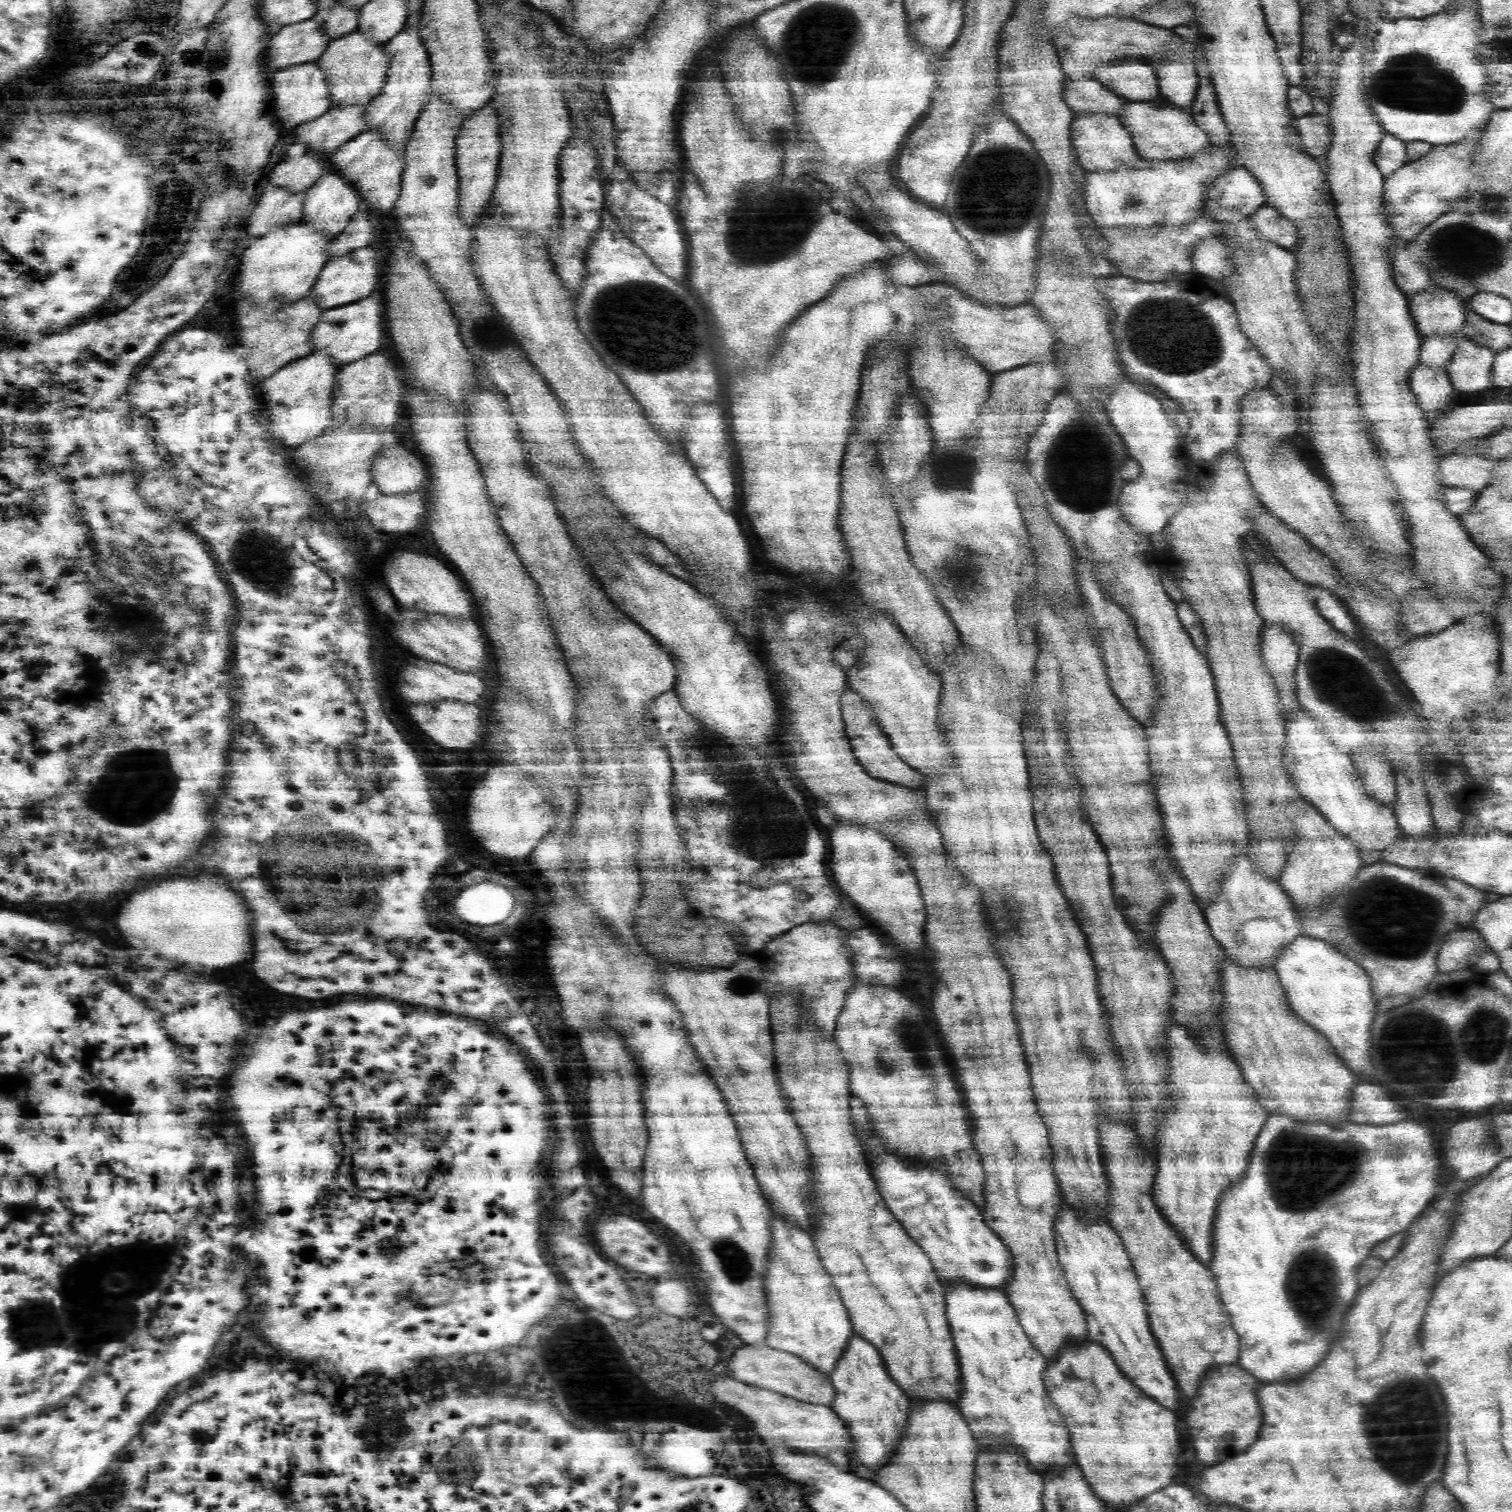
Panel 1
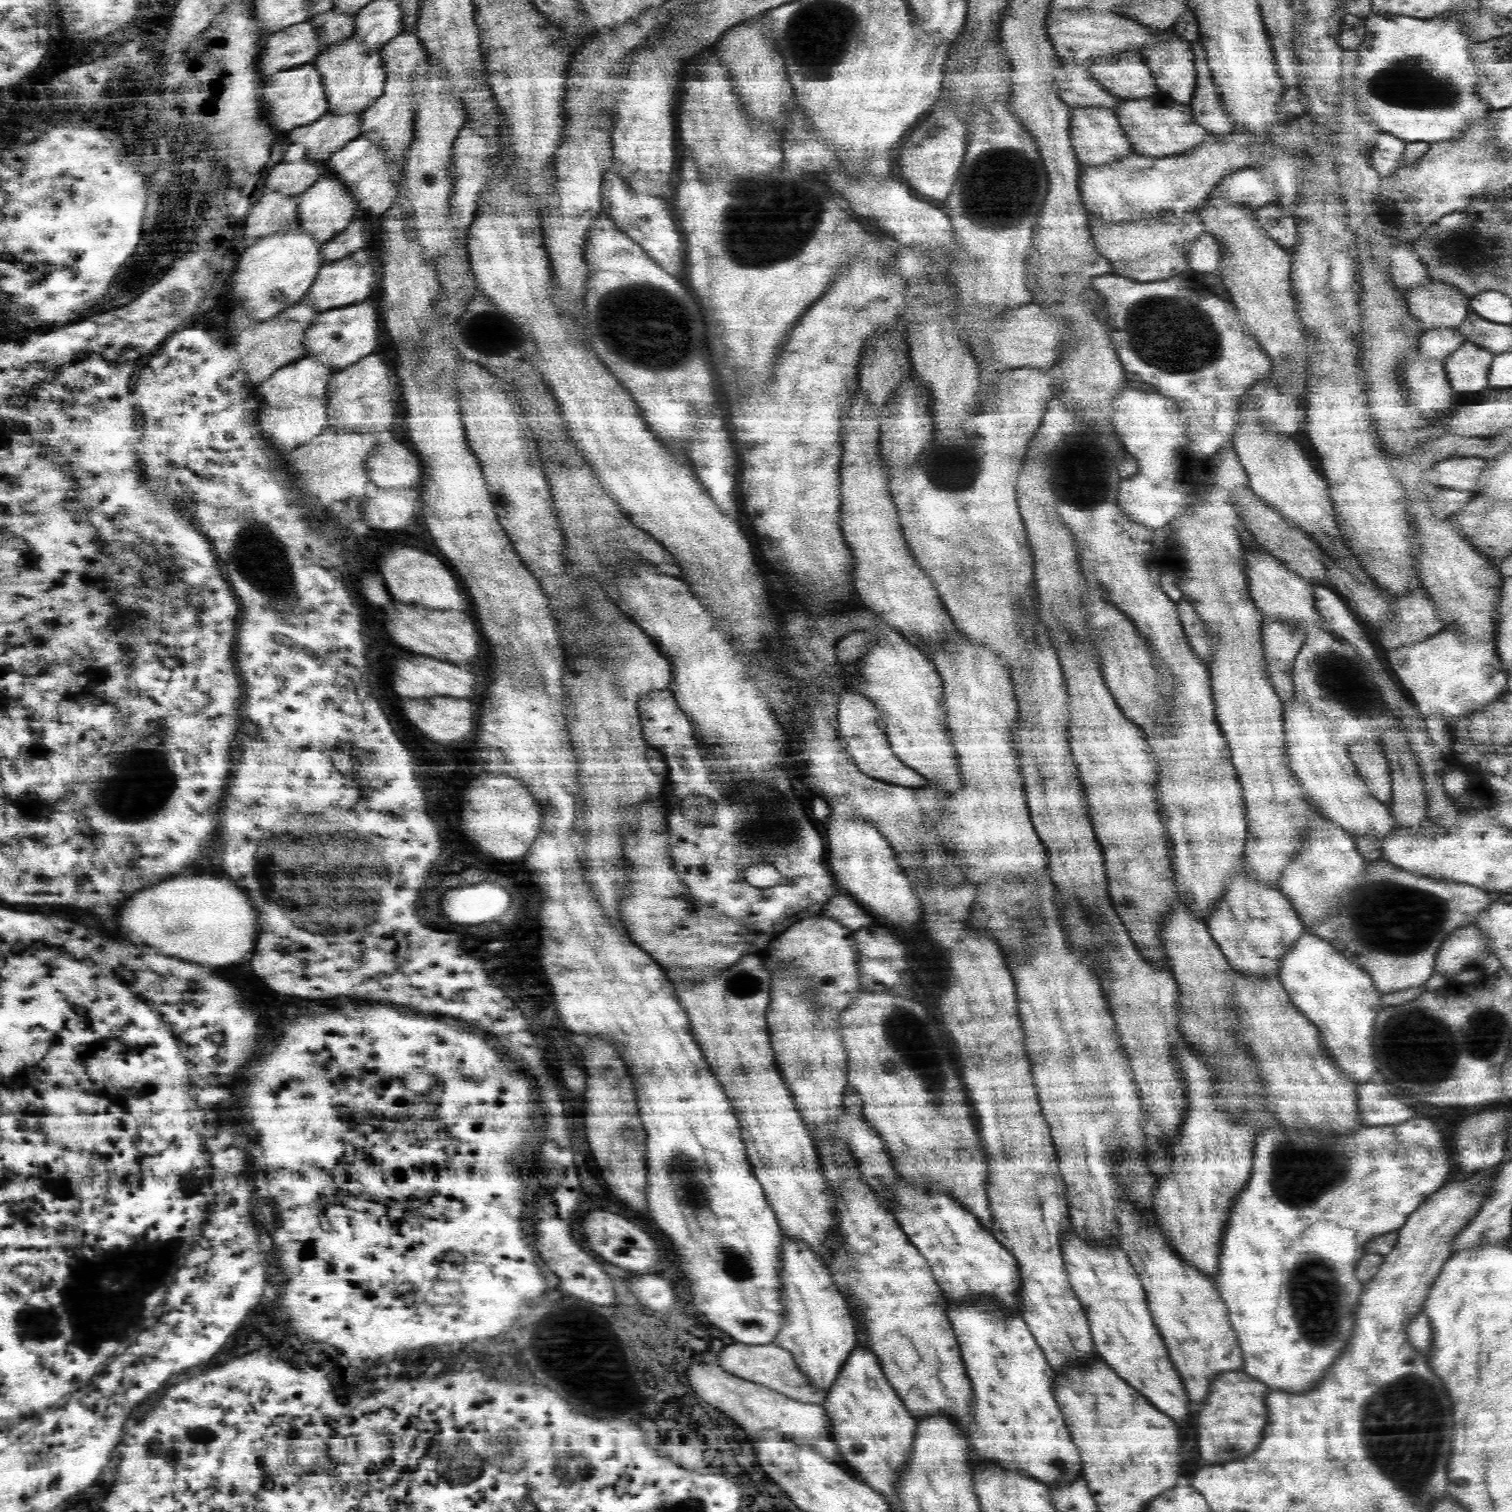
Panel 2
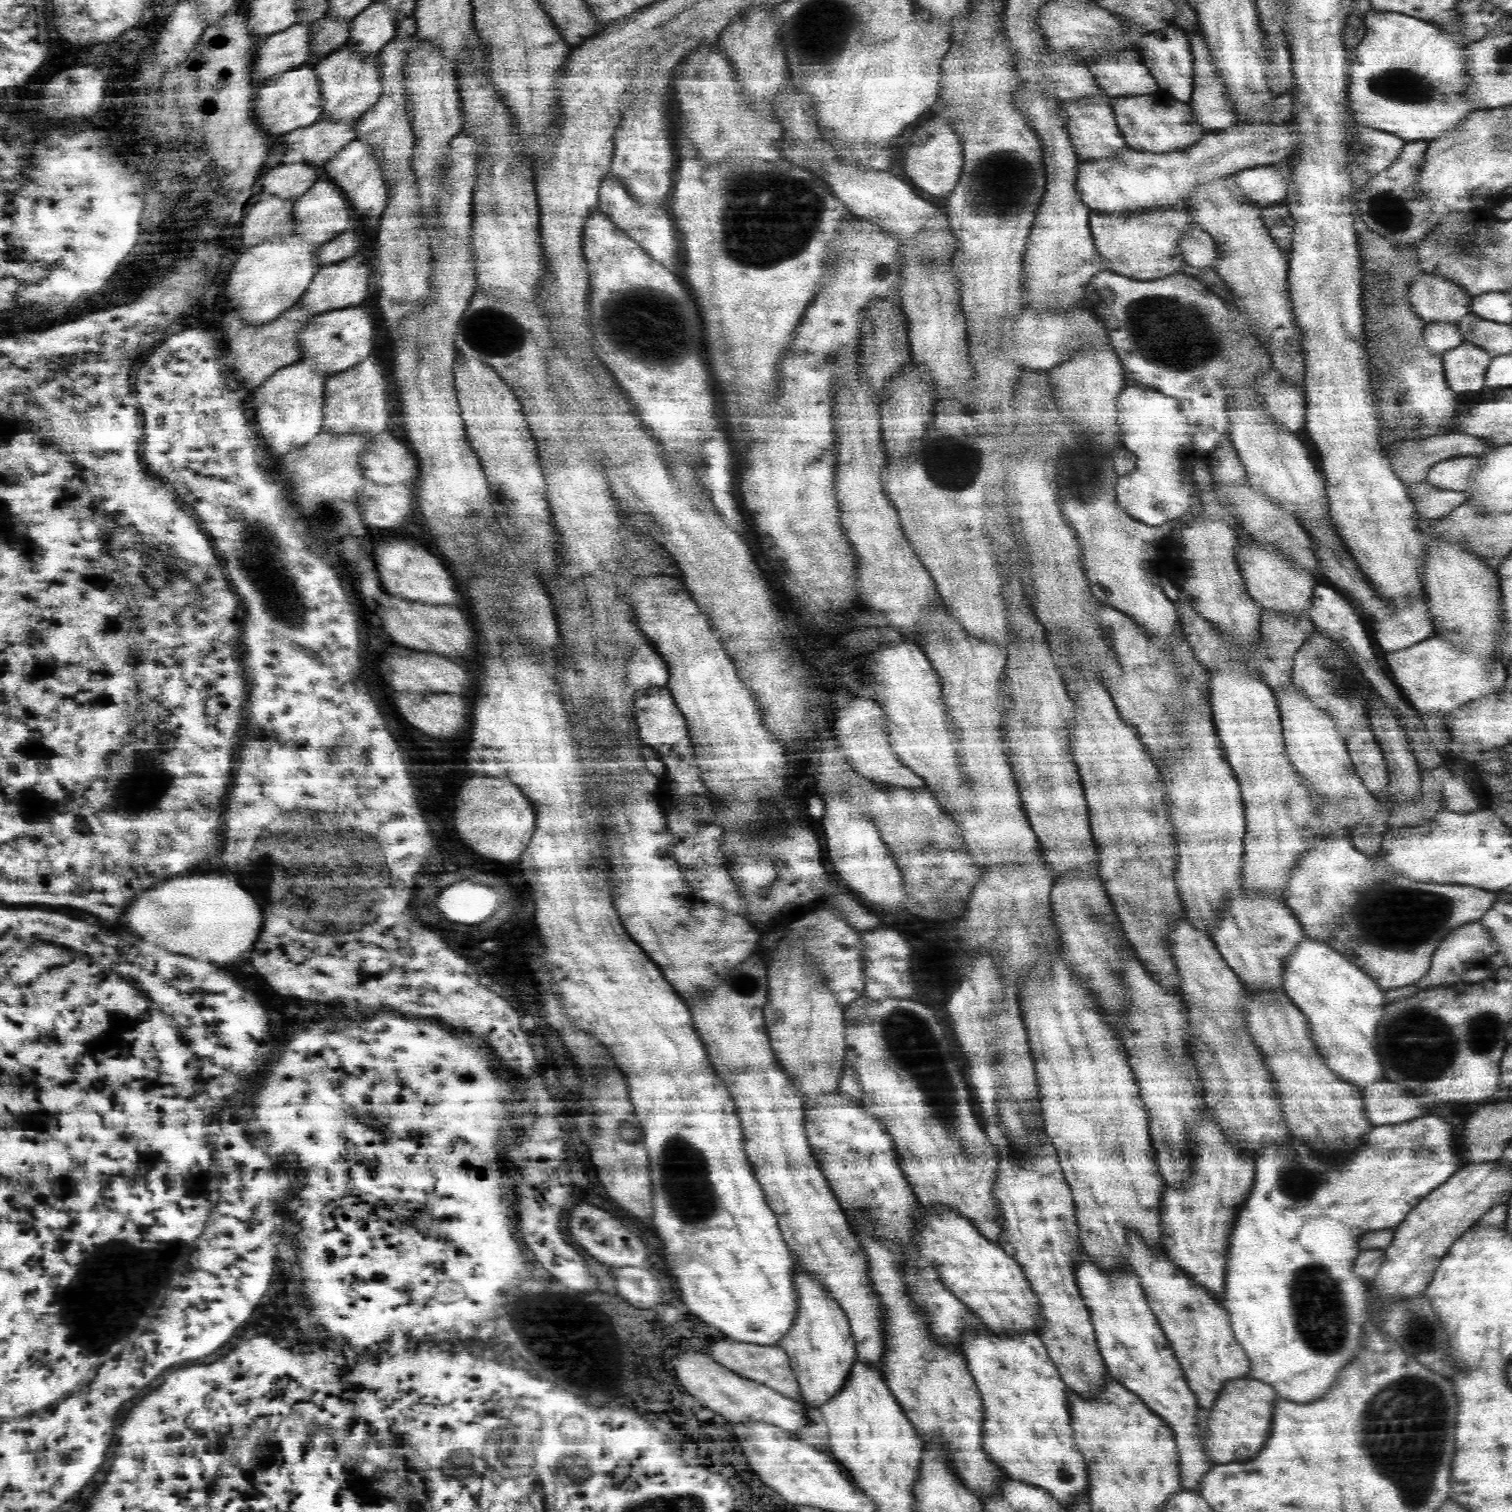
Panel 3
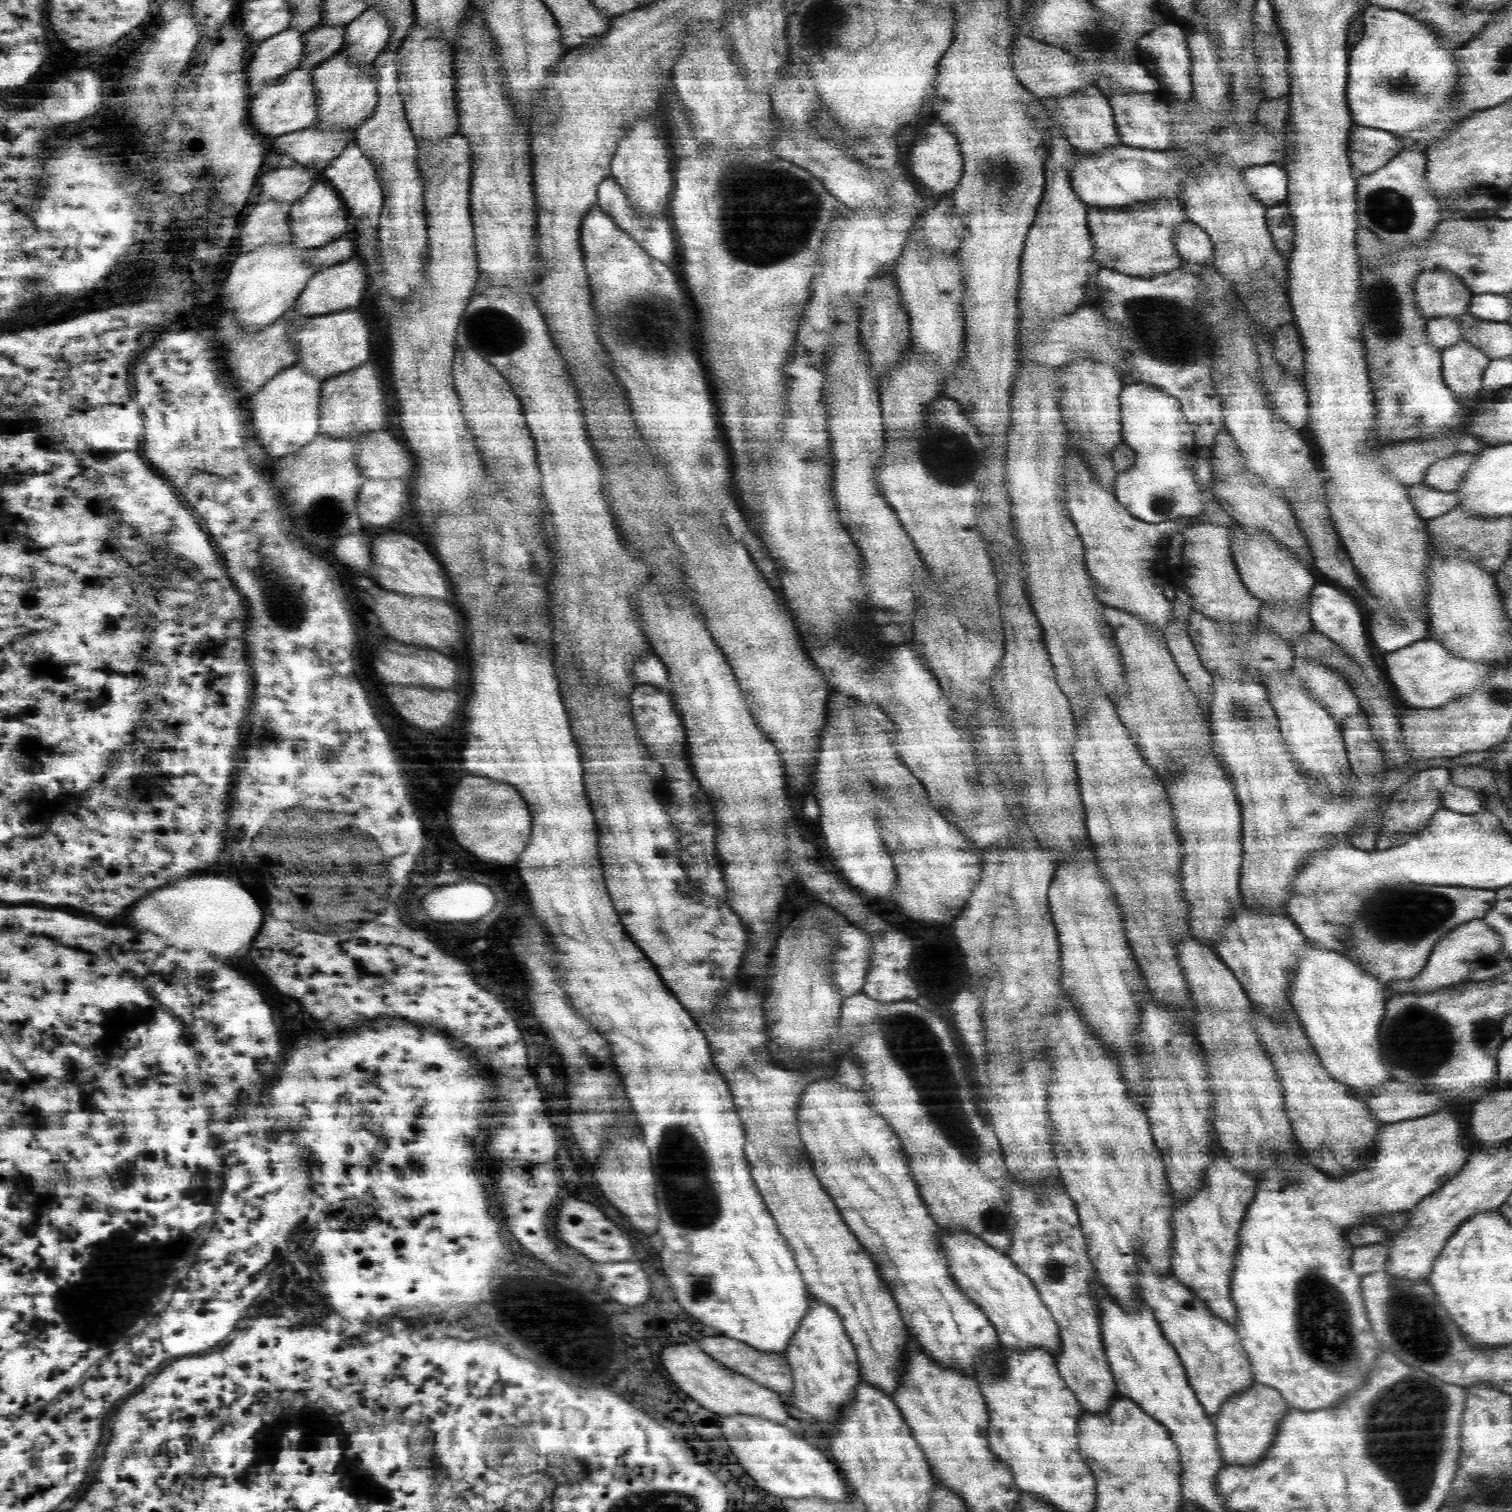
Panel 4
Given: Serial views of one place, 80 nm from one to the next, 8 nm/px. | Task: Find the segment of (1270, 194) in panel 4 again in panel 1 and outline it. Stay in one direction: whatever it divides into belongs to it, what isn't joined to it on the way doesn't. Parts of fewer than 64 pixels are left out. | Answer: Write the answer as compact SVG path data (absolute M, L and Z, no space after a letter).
M1244 166L1221 174L1206 194L1207 206L1204 206L1202 216L1207 210L1215 211L1220 206L1221 210L1234 207L1246 214L1254 214L1266 200L1262 186L1256 182L1256 178L1250 174L1250 170Z

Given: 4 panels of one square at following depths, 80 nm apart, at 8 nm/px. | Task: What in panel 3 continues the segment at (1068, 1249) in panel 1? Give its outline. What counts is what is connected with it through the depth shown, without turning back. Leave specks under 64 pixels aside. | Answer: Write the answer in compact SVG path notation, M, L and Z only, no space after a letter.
M1084 1249L1081 1251L1080 1259L1081 1262L1076 1269L1076 1279L1082 1299L1089 1307L1098 1350L1101 1351L1101 1357L1104 1359L1109 1375L1114 1377L1114 1380L1118 1381L1122 1388L1126 1388L1127 1392L1134 1393L1139 1400L1142 1400L1143 1404L1152 1408L1152 1412L1160 1414L1168 1424L1172 1424L1170 1428L1176 1434L1180 1454L1180 1485L1184 1488L1198 1488L1198 1482L1200 1482L1200 1488L1202 1488L1202 1480L1212 1470L1215 1463L1208 1457L1208 1449L1206 1449L1206 1436L1208 1434L1206 1434L1206 1430L1202 1434L1202 1430L1198 1428L1198 1422L1196 1422L1196 1408L1199 1405L1197 1395L1188 1388L1185 1372L1181 1369L1181 1363L1177 1361L1169 1340L1165 1337L1157 1318L1148 1305L1139 1284L1138 1275L1134 1269L1129 1267L1120 1276L1111 1276L1109 1272L1103 1272L1102 1269L1099 1269L1092 1262L1090 1255L1084 1252Z

